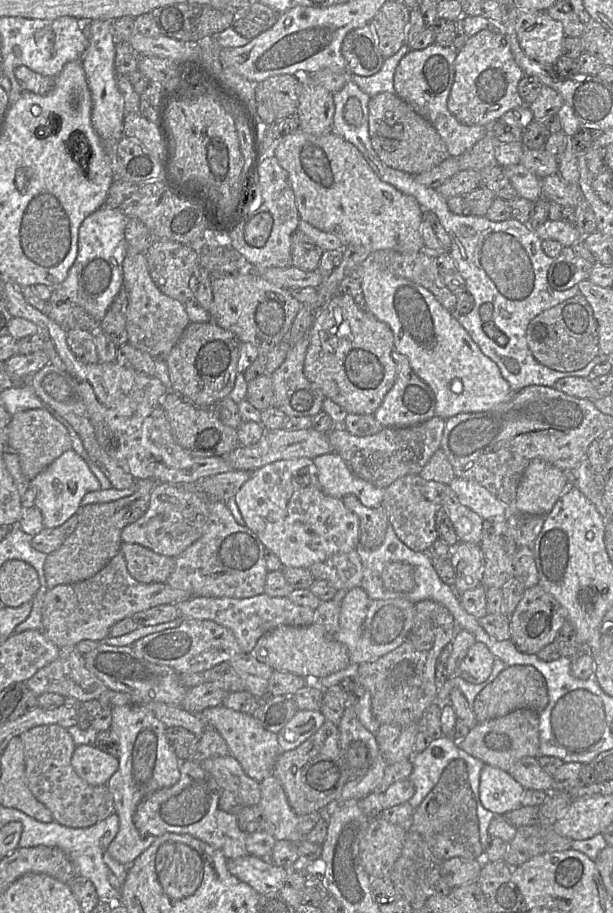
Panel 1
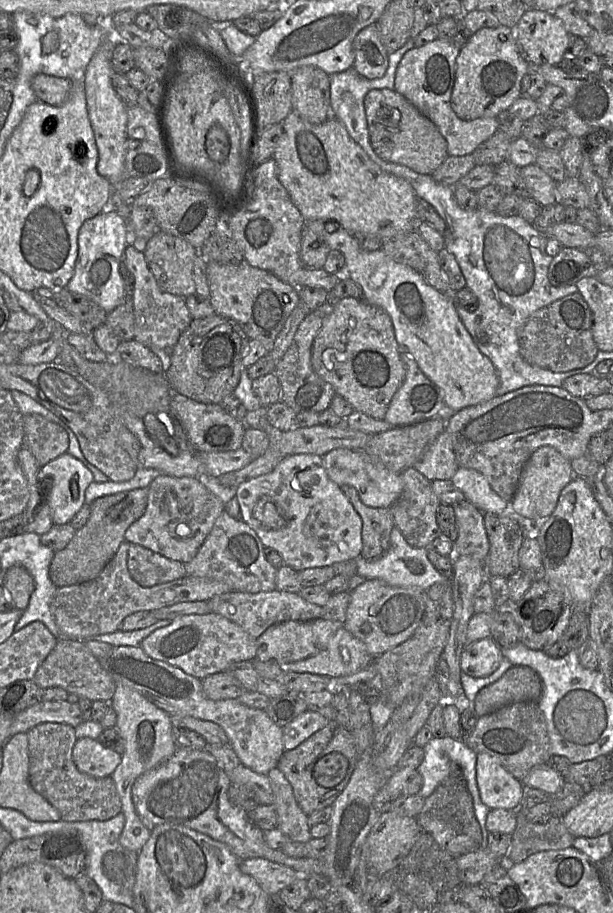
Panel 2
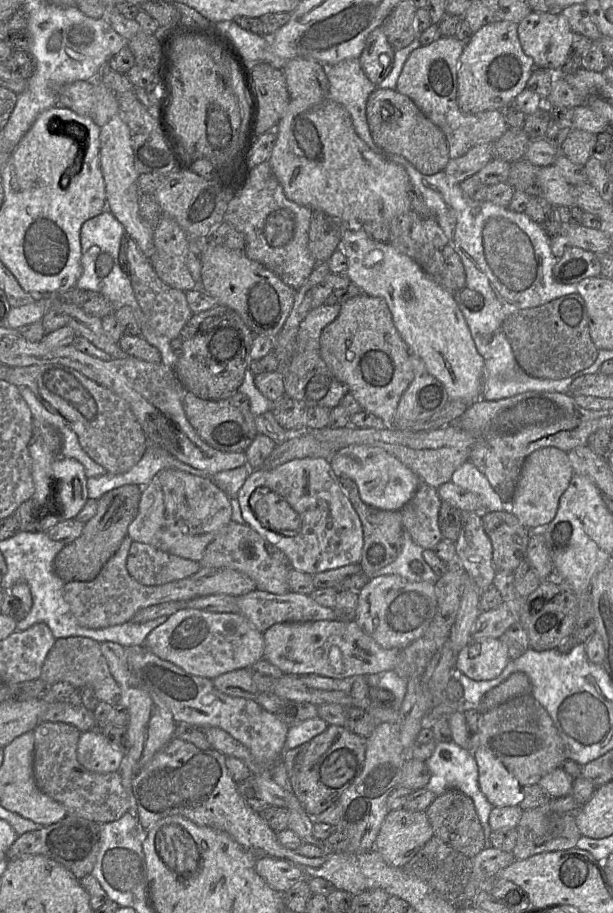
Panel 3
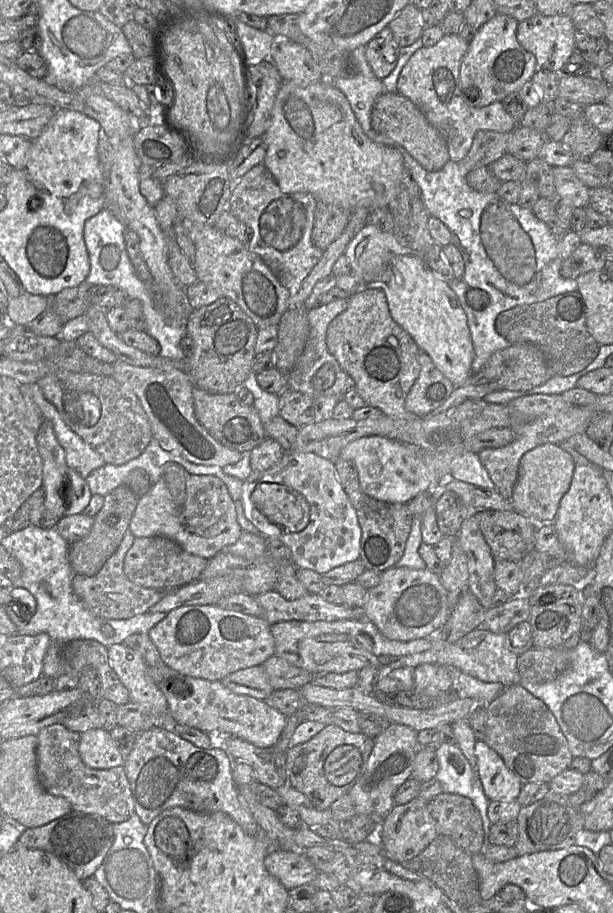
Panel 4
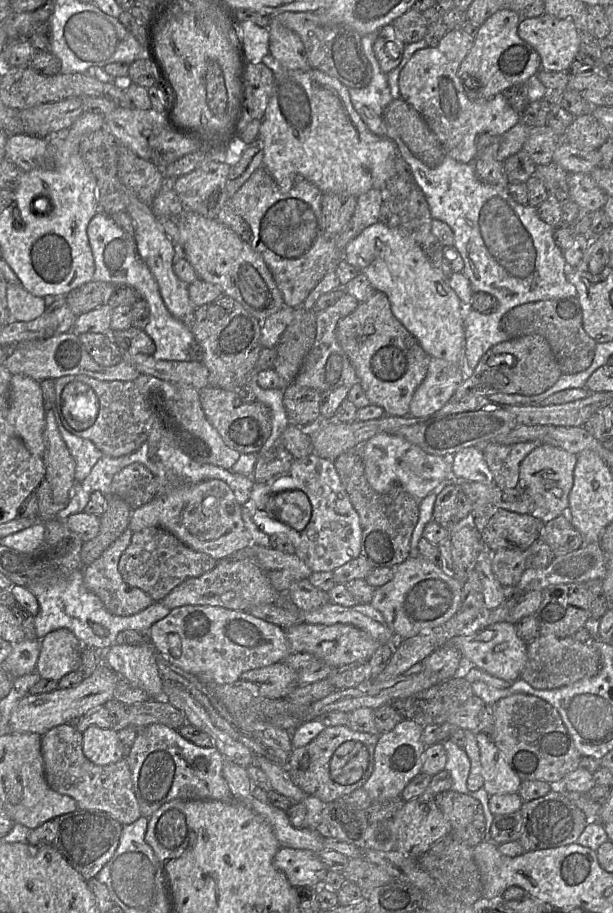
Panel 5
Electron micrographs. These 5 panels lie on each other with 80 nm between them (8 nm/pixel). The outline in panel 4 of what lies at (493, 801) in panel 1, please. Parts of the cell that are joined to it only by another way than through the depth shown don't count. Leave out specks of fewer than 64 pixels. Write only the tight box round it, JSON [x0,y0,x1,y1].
[474,739,522,802]

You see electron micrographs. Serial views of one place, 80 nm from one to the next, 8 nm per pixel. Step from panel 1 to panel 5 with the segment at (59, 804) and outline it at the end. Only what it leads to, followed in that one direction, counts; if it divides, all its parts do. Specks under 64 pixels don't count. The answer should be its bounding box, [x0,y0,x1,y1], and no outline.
[41,724,141,825]

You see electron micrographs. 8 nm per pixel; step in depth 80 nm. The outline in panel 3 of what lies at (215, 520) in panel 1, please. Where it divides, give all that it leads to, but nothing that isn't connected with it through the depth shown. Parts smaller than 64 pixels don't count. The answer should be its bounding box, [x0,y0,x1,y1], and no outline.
[199,521,289,595]

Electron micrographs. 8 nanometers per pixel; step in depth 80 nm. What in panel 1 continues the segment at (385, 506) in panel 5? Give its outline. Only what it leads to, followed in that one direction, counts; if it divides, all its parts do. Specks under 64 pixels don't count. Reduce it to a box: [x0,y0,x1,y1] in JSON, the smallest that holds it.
[342,494,389,550]

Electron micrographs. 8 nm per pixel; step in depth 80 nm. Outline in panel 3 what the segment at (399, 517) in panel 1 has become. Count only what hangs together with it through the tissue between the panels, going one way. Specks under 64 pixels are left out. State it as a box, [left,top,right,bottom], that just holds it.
[400,482,443,549]

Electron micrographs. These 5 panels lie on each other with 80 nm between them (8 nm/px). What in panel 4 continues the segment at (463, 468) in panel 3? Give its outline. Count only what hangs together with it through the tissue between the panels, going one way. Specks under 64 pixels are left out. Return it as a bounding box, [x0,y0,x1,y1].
[448,452,495,489]

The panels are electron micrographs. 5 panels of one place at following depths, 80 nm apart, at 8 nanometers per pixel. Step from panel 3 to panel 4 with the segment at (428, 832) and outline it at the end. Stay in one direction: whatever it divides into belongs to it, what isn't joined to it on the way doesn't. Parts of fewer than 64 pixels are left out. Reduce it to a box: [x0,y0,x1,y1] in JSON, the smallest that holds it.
[379,797,438,863]

